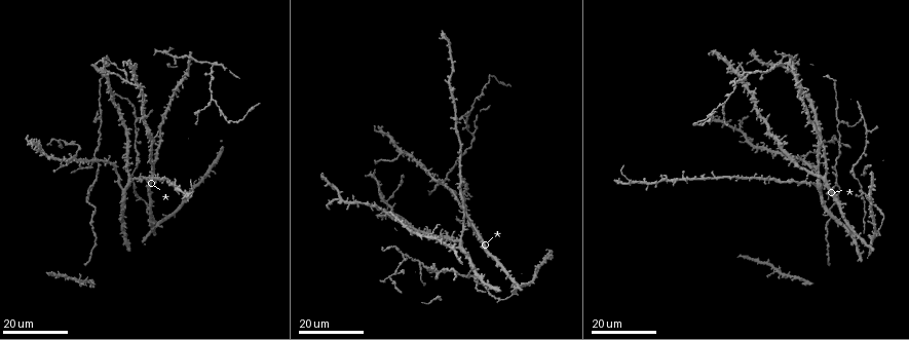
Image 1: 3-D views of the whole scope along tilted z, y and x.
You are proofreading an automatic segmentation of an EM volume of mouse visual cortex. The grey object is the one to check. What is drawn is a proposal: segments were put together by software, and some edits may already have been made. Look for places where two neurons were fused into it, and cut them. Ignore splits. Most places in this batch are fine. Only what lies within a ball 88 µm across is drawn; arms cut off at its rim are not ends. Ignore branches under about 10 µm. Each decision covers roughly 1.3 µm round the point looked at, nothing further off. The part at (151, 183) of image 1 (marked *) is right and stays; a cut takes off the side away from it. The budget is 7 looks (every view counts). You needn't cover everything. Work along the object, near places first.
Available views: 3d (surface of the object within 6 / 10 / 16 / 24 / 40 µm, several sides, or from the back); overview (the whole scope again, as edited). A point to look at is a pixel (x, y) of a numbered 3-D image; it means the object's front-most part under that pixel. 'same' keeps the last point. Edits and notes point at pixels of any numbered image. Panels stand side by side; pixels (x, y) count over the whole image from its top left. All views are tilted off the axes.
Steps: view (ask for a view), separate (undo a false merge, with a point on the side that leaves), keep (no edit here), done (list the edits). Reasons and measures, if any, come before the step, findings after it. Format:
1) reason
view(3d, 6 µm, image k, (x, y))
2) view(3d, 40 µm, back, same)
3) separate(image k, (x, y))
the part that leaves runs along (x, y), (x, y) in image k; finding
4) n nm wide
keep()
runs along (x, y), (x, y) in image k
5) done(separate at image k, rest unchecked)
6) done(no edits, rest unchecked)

looks like a crossing
view(3d, 16 µm, image 1, (863, 193))

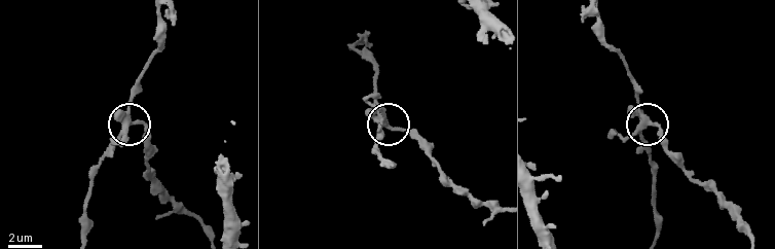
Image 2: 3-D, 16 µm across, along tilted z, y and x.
view(3d, 10 µm, image 2, (124, 127))

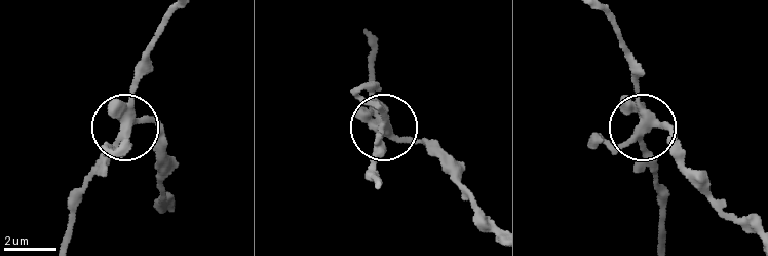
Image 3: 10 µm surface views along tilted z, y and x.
view(3d, 6 µm, image 3, (127, 126))

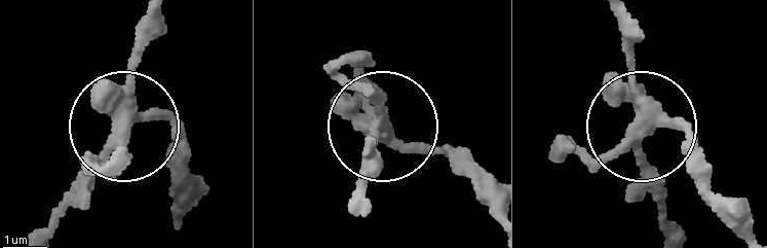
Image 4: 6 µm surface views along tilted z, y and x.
4 arms
keep()
continuous, no second neuron

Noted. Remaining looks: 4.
view(3d, 16 µm, image 1, (120, 189))

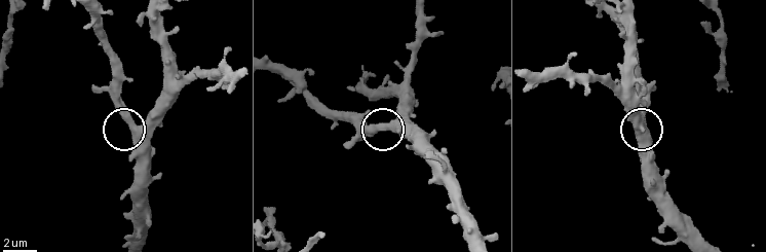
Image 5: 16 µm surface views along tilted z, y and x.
zoom in
view(3d, 6 µm, image 5, (132, 126))

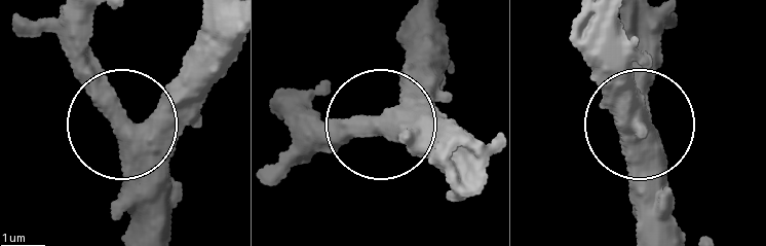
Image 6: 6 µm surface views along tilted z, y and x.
keep()
one neuron here

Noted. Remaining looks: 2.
three-way junction
view(3d, 24 µm, image 1, (133, 181))

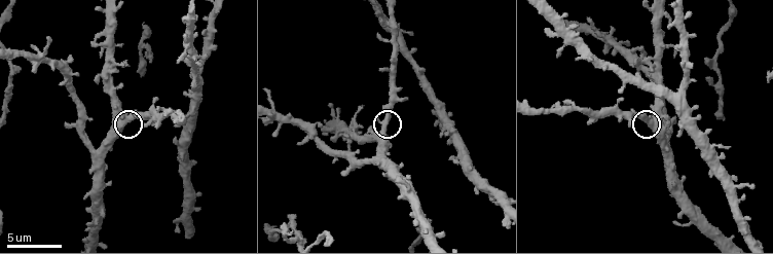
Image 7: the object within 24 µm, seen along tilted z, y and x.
view(3d, 6 µm, image 7, (382, 130))

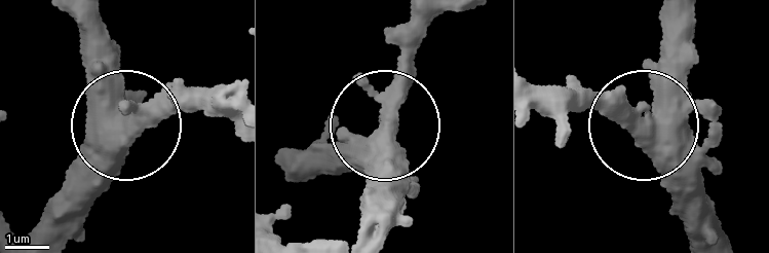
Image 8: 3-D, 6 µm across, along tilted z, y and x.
3 arms
keep()
runs along (77, 22), (89, 89), (118, 136), (59, 191) in image 8; continuous, no second neuron

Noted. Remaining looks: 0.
done(no edits, rest unchecked)

